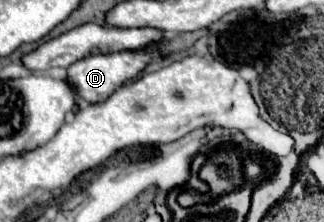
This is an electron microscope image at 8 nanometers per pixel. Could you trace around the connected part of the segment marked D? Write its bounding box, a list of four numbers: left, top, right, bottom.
[66,52,150,104]

